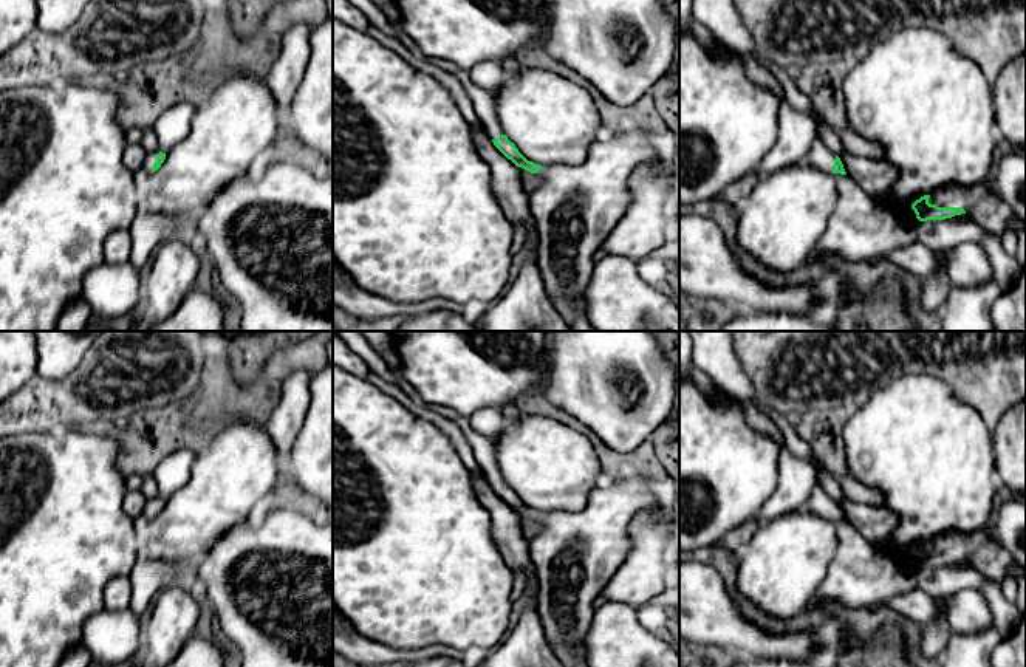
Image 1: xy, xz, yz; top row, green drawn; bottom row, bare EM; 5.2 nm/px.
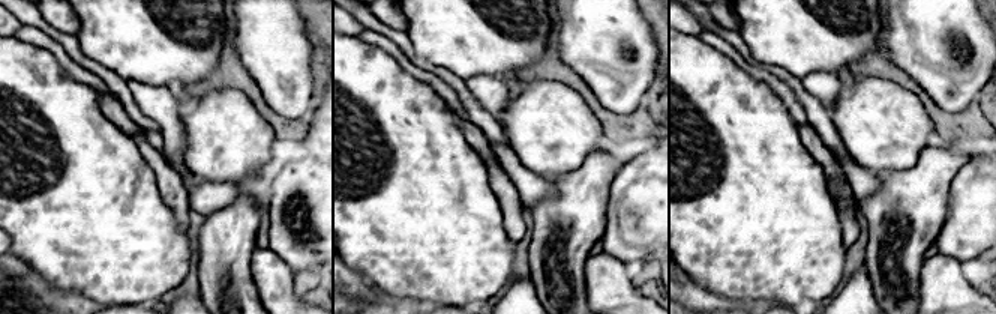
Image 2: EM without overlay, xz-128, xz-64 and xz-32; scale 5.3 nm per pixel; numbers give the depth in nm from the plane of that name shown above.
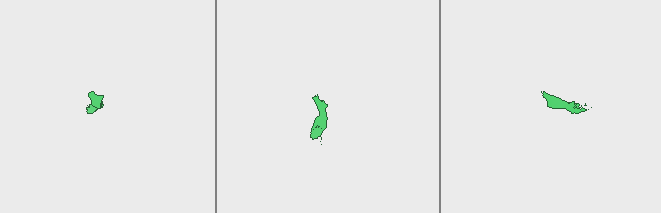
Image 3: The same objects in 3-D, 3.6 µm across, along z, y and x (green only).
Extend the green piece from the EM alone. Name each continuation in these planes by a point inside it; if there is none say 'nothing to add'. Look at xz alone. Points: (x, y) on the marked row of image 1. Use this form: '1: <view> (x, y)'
1: xz (483, 102)

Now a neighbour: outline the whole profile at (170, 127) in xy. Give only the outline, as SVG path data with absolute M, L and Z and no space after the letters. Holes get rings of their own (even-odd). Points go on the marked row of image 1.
M180 102L155 121L152 132L162 153L173 149L189 133L195 111L193 105Z

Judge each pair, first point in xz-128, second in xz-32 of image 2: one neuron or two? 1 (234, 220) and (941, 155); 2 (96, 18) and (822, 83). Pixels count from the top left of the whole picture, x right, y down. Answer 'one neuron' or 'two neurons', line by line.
1: one neuron
2: two neurons

